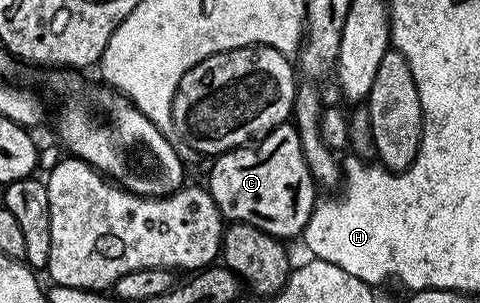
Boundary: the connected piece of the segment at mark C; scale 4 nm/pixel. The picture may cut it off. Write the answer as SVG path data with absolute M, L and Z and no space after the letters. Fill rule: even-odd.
M282 124L255 143L228 149L213 161L206 188L225 222L258 227L281 239L303 234L318 200L318 186L302 155L295 124Z

